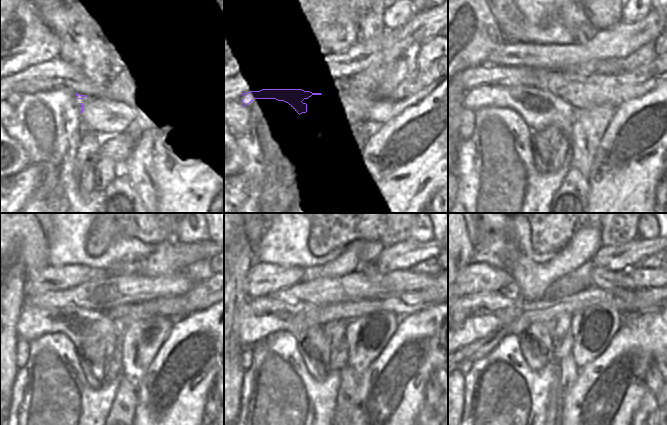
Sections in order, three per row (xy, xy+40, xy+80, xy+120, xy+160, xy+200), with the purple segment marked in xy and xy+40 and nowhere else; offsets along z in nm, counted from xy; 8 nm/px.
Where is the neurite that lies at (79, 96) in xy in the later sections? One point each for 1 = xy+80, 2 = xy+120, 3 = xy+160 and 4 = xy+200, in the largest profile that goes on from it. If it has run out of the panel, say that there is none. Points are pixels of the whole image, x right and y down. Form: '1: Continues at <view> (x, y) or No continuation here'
1: Continues at xy+80 (515, 97)
2: Continues at xy+120 (33, 322)
3: Continues at xy+160 (261, 316)
4: Continues at xy+200 (472, 317).

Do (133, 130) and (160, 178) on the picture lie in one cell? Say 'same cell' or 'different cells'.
different cells

